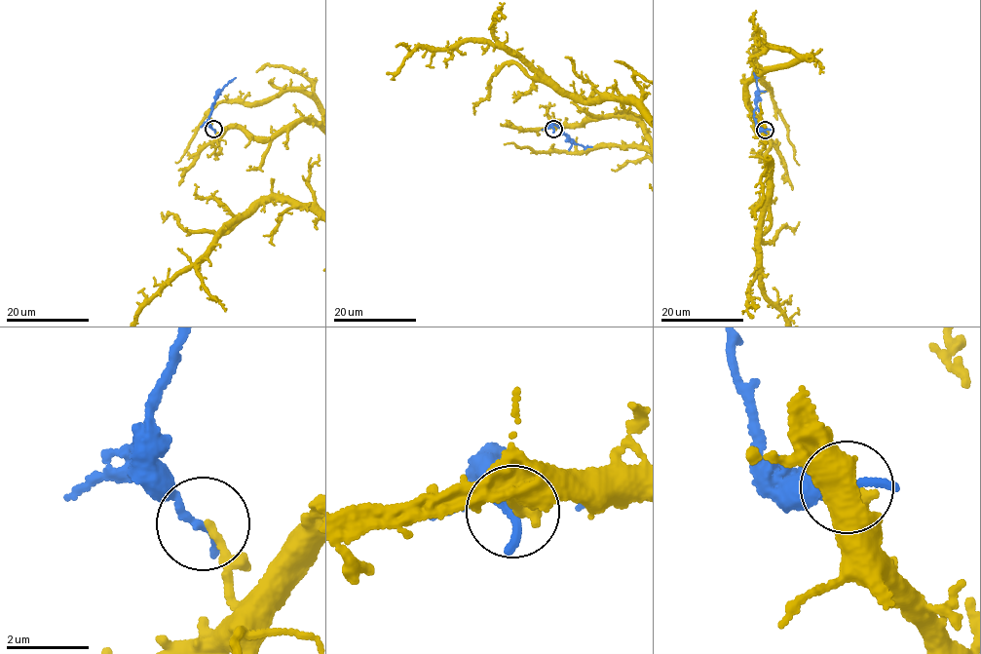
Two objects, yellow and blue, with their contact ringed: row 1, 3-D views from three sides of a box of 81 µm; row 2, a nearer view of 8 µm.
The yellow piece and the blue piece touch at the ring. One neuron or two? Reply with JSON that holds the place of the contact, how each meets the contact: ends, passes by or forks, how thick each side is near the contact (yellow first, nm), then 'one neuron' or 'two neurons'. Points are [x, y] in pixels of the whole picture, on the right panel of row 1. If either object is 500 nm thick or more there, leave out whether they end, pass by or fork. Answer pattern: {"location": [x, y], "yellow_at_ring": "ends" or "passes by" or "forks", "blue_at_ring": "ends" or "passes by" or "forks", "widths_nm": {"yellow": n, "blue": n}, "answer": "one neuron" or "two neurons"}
{"location": [765, 130], "yellow_at_ring": "ends", "blue_at_ring": "ends", "widths_nm": {"yellow": 180, "blue": 240}, "answer": "two neurons"}

